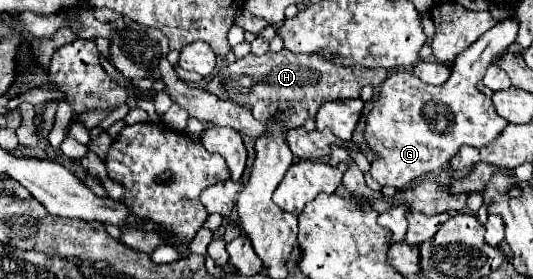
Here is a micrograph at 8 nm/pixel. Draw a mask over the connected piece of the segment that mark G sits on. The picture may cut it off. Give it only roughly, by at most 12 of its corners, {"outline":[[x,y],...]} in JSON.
{"outline":[[498,21],[444,85],[382,83],[364,131],[370,177],[404,189],[508,121],[476,89],[516,41]]}

